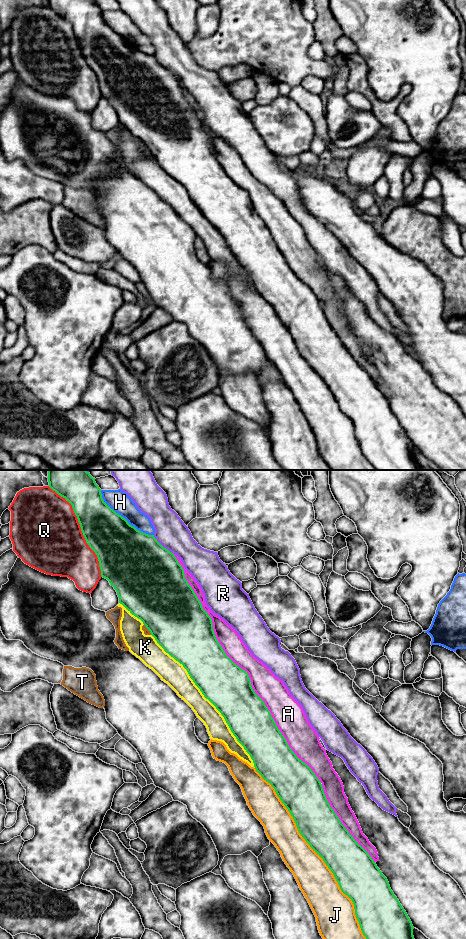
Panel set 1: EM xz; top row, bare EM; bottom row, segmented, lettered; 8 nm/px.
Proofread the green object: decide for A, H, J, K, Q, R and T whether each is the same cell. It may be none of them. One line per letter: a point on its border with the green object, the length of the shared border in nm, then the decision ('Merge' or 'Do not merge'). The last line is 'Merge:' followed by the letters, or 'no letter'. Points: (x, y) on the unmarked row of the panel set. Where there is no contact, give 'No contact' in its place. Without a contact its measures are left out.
A: Touches green at xz (240, 188). Shared border 2200 nm. Do not merge
H: Touches green at xz (122, 37). Shared border 550 nm. Do not merge
J: Touches green at xz (321, 377). Shared border 1750 nm. Do not merge
K: Touches green at xz (207, 218). Shared border 1350 nm. Do not merge
Q: Touches green at xz (81, 49). Shared border 850 nm. Do not merge
R: Touches green at xz (161, 65). Shared border 220 nm. Do not merge
T: Touches green at xz (147, 148). Shared border 110 nm. Do not merge
Merge: no letter

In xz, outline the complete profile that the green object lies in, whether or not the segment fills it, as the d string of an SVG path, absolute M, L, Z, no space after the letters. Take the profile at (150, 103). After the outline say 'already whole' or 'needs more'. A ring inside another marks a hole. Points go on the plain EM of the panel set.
M48 0L49 7L68 21L73 28L81 51L89 67L99 81L101 97L107 99L117 112L119 123L140 139L157 163L183 185L190 198L224 237L237 261L253 280L256 291L271 304L277 316L290 332L297 349L310 367L323 379L333 393L341 411L354 424L355 435L366 459L377 470L424 470L413 456L413 445L406 431L390 408L369 373L358 364L331 328L320 300L312 289L300 280L289 267L278 249L270 231L251 206L248 193L236 185L219 164L211 137L203 129L200 120L188 101L184 89L172 72L164 68L154 57L137 50L103 20L101 9L95 0Z; already whole

